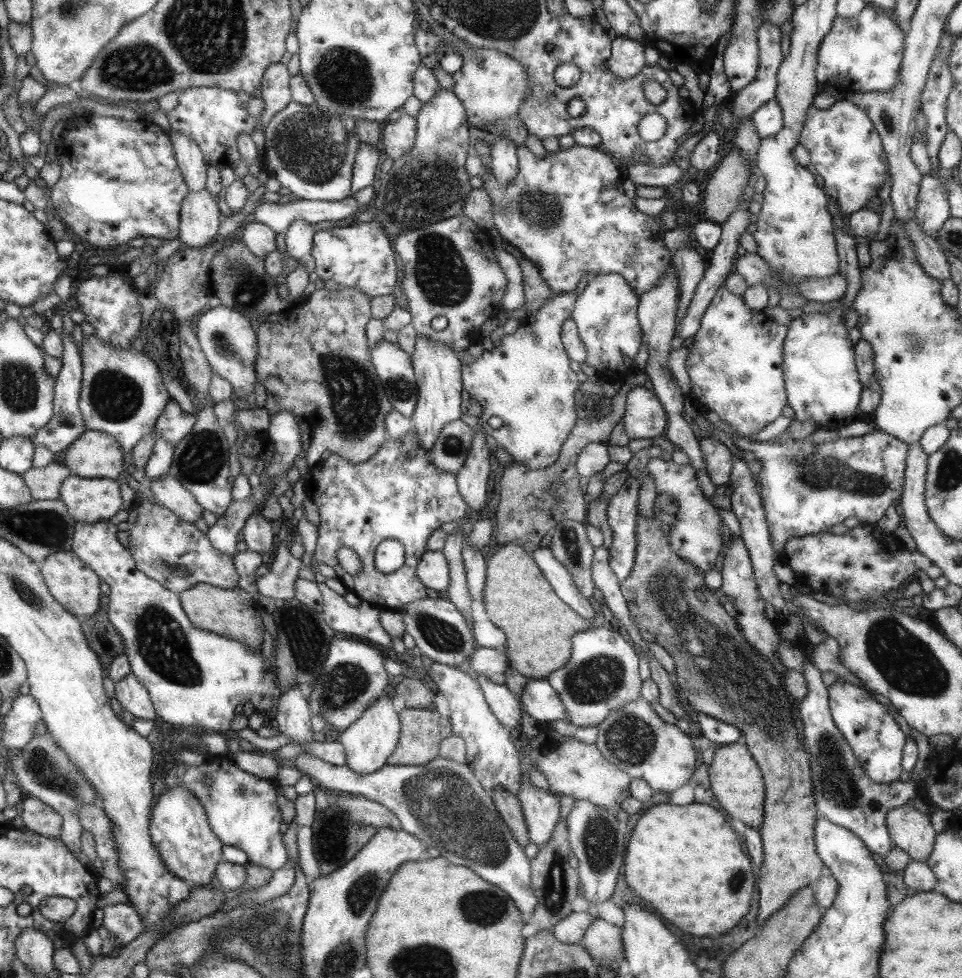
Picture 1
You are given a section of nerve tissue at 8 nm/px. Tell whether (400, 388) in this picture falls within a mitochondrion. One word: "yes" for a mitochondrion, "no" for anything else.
yes

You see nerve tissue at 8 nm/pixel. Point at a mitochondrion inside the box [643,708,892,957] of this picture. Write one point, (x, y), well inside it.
(836, 782)

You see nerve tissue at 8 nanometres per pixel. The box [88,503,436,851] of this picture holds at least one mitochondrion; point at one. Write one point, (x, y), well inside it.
(161, 641)

